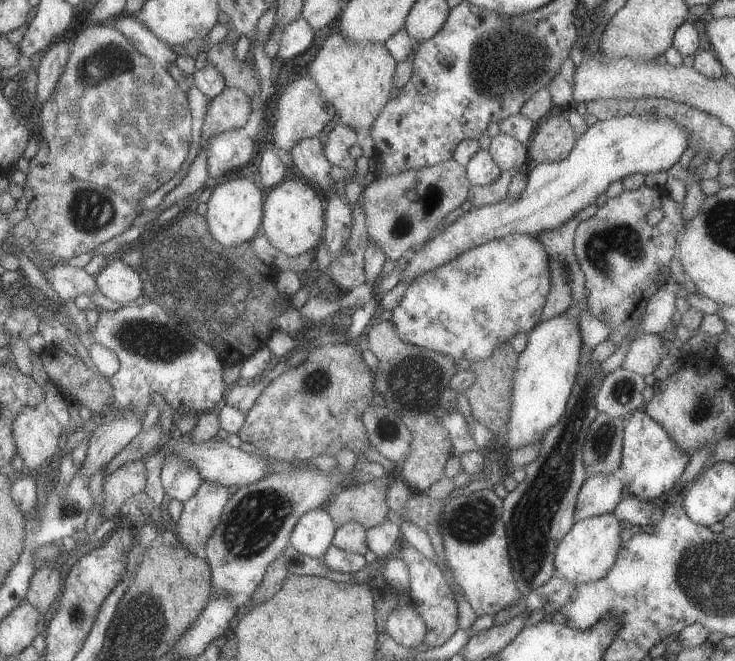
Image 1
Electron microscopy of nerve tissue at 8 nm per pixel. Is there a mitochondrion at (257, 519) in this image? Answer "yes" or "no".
yes

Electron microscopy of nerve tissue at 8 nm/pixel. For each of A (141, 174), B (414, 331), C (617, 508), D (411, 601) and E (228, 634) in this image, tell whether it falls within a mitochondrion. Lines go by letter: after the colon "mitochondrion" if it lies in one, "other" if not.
A: other
B: other
C: other
D: other
E: other

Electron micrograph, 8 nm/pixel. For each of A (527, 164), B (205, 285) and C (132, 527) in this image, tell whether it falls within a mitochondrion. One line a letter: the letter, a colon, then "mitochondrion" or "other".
A: other
B: mitochondrion
C: other

